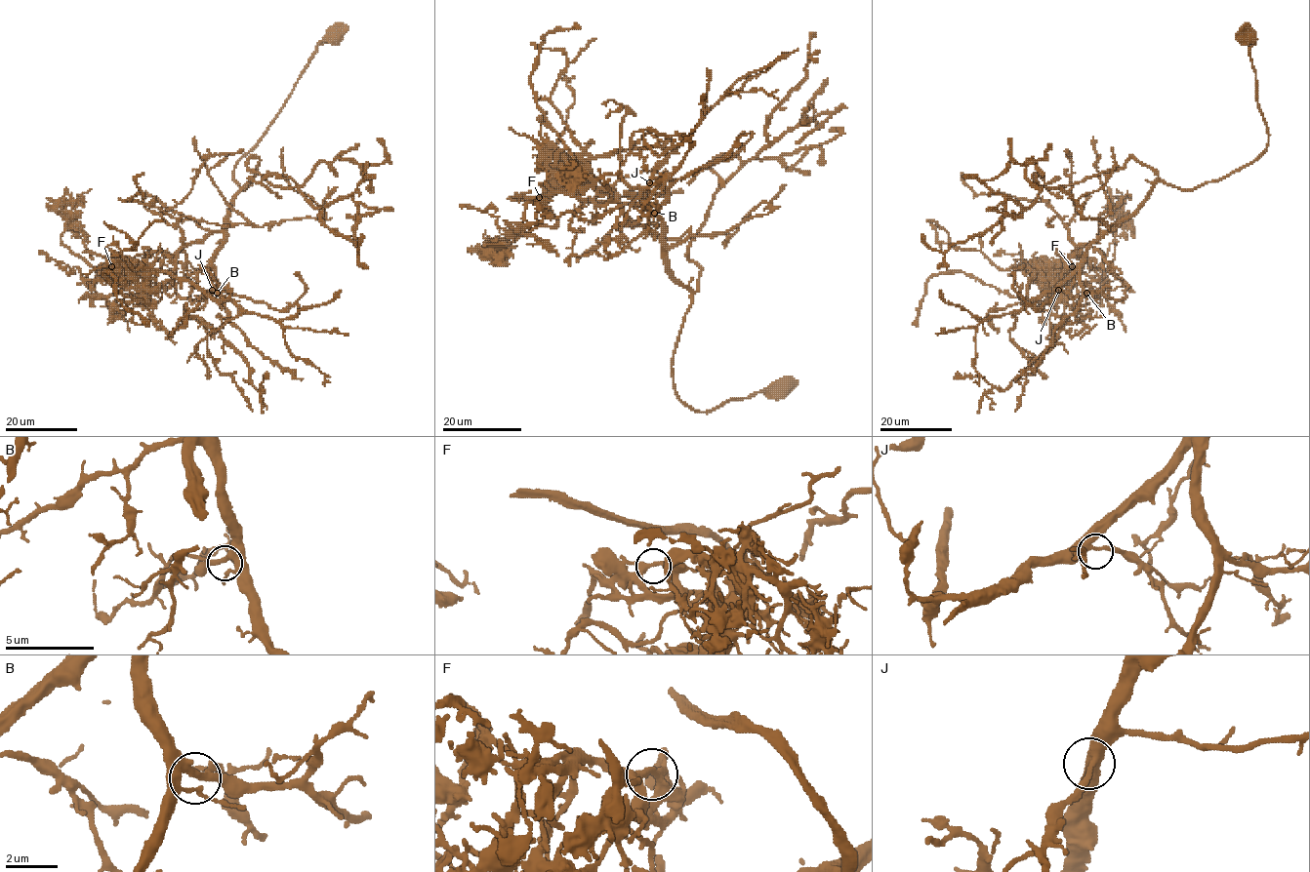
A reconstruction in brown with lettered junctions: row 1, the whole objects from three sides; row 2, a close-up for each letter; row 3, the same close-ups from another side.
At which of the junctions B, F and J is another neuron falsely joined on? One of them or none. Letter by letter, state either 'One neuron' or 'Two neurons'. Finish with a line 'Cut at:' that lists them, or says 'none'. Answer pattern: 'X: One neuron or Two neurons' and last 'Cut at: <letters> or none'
B: One neuron
F: Two neurons
J: One neuron
Cut at: F

